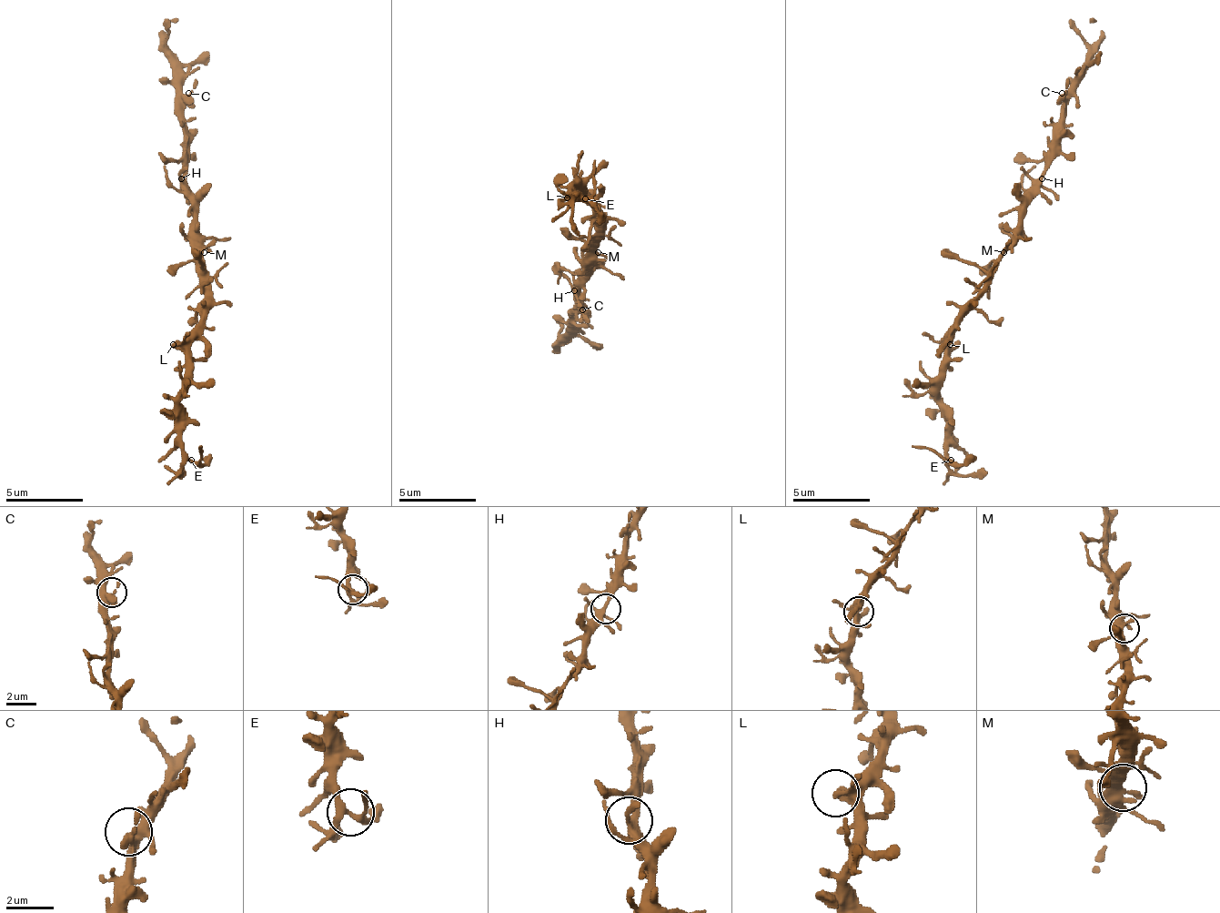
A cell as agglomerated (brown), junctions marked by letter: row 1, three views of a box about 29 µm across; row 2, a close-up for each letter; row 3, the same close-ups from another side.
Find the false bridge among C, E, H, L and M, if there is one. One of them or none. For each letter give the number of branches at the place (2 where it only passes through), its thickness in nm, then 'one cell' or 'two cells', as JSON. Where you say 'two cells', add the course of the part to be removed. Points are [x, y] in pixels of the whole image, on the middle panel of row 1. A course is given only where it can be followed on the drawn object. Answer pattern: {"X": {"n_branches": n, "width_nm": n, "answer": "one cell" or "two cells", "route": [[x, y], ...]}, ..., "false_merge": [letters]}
{"C": {"n_branches": 4, "width_nm": 320, "answer": "one cell"}, "E": {"n_branches": 4, "width_nm": 280, "answer": "two cells", "route": [[586, 197], [593, 194], [593, 159]]}, "H": {"n_branches": 4, "width_nm": 280, "answer": "one cell"}, "L": {"n_branches": 4, "width_nm": 240, "answer": "one cell"}, "M": {"n_branches": 3, "width_nm": 360, "answer": "one cell"}, "false_merge": ["E"]}

